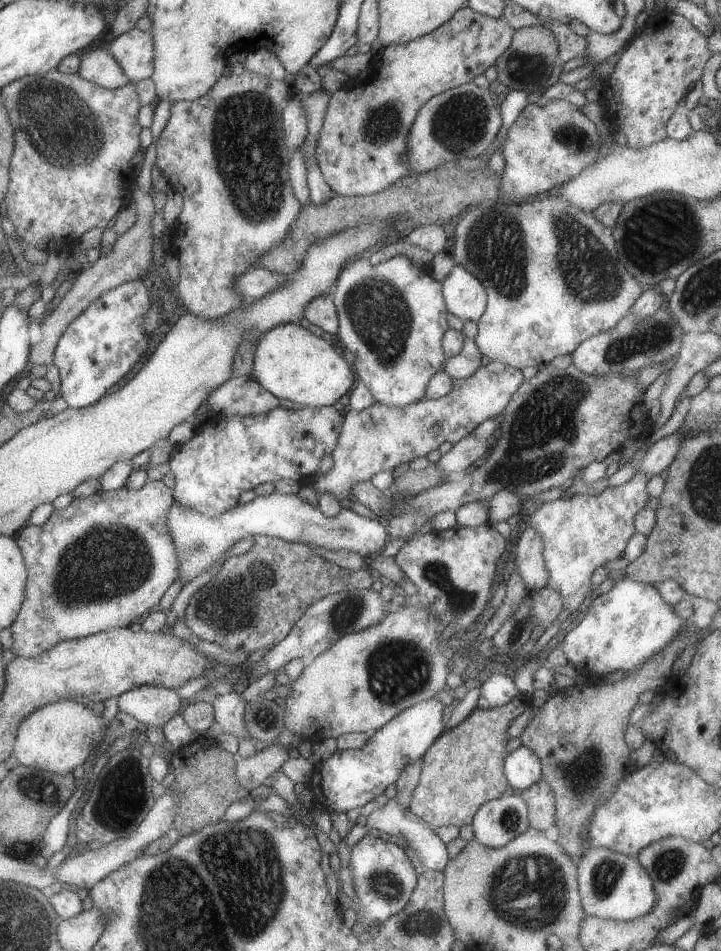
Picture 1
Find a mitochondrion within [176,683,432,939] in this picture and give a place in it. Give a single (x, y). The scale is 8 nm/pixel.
(385, 885)

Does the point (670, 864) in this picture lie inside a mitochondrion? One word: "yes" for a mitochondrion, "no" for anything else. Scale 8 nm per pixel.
yes

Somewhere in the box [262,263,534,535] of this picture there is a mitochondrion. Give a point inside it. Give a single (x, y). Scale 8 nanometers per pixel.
(378, 312)

